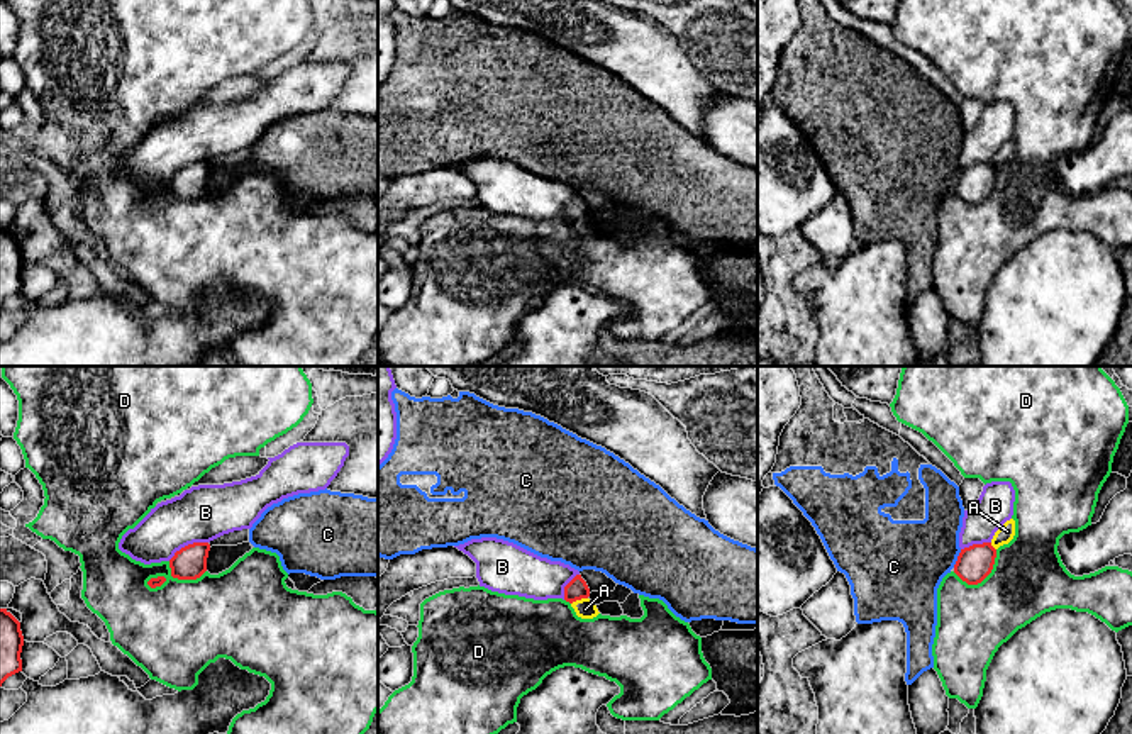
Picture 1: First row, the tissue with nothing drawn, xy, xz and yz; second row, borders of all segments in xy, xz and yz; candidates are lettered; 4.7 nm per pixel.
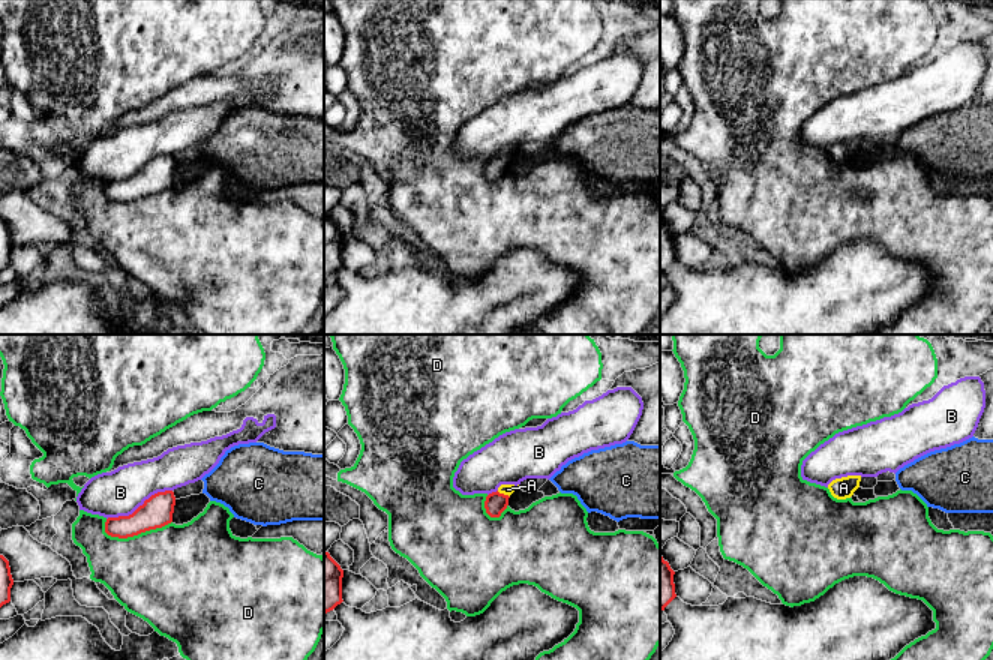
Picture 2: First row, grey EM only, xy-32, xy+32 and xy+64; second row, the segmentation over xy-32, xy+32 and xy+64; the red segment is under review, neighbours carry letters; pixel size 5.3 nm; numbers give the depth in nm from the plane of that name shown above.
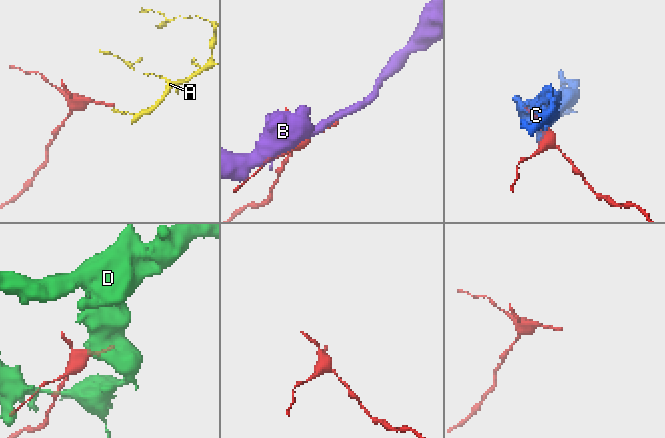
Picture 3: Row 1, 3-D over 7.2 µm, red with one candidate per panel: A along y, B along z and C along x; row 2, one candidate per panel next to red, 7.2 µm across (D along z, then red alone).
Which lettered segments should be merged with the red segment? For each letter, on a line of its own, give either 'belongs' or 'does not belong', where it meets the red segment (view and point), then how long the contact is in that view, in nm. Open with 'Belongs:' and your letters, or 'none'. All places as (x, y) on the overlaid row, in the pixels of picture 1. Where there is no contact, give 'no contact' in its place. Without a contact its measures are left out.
Belongs: none
A: does not belong | xz (578, 599) | 90 nm
B: does not belong | xy (188, 544) | 220 nm
C: does not belong | yz (958, 558) | 100 nm
D: does not belong | yz (982, 580) | 240 nm

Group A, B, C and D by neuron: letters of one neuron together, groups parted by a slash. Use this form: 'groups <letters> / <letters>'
groups A / B / C / D

